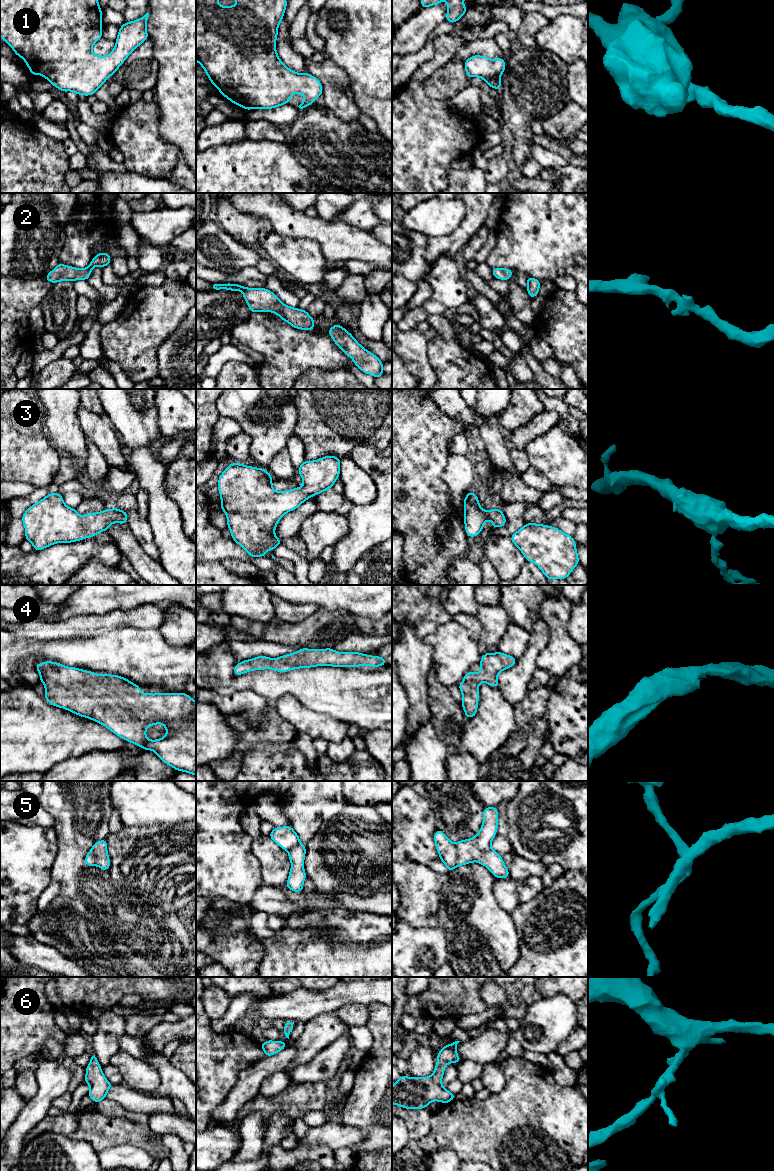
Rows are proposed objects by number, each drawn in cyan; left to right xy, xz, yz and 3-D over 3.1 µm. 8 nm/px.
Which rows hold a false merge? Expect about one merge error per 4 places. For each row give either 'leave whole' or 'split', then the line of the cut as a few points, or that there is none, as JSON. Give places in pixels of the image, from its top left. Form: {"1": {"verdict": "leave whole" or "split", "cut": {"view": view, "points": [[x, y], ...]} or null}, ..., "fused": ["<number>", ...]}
{"1": {"verdict": "leave whole", "cut": null}, "2": {"verdict": "leave whole", "cut": null}, "3": {"verdict": "leave whole", "cut": null}, "4": {"verdict": "leave whole", "cut": null}, "5": {"verdict": "split", "cut": {"view": "yz", "points": [[454, 844], [457, 850], [457, 866]]}}, "6": {"verdict": "leave whole", "cut": null}, "fused": ["5"]}

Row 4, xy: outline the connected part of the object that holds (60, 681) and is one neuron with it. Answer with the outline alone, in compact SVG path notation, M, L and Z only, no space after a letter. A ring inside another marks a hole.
M52 661L38 663L36 670L45 686L44 698L49 704L100 723L144 751L154 751L176 771L196 776L196 701L187 693L142 693L140 686L127 678L95 674ZM155 724L163 724L167 734L163 738L149 740L146 729Z

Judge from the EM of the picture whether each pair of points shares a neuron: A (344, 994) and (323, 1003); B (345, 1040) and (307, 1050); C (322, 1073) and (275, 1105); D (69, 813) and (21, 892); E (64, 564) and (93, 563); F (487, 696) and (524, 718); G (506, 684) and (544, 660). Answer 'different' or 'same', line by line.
A: same
B: different
C: different
D: different
E: different
F: different
G: different

